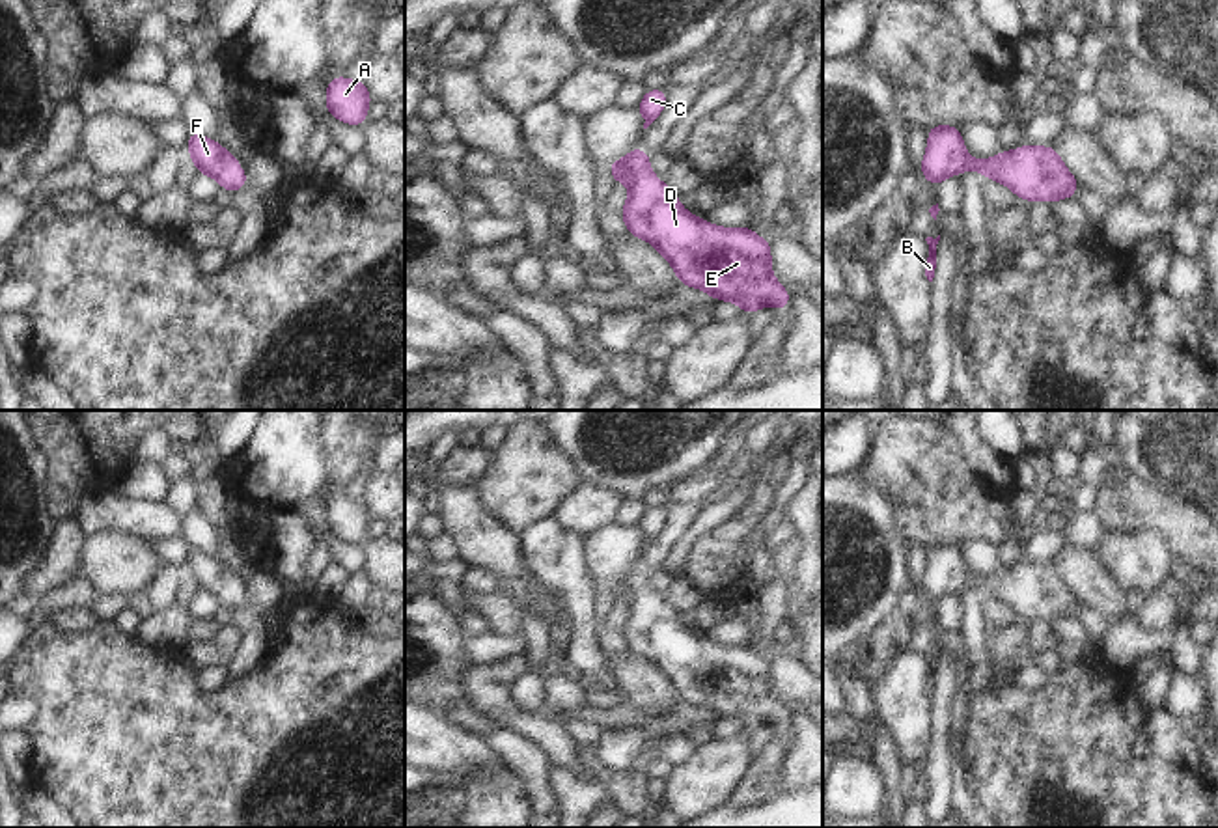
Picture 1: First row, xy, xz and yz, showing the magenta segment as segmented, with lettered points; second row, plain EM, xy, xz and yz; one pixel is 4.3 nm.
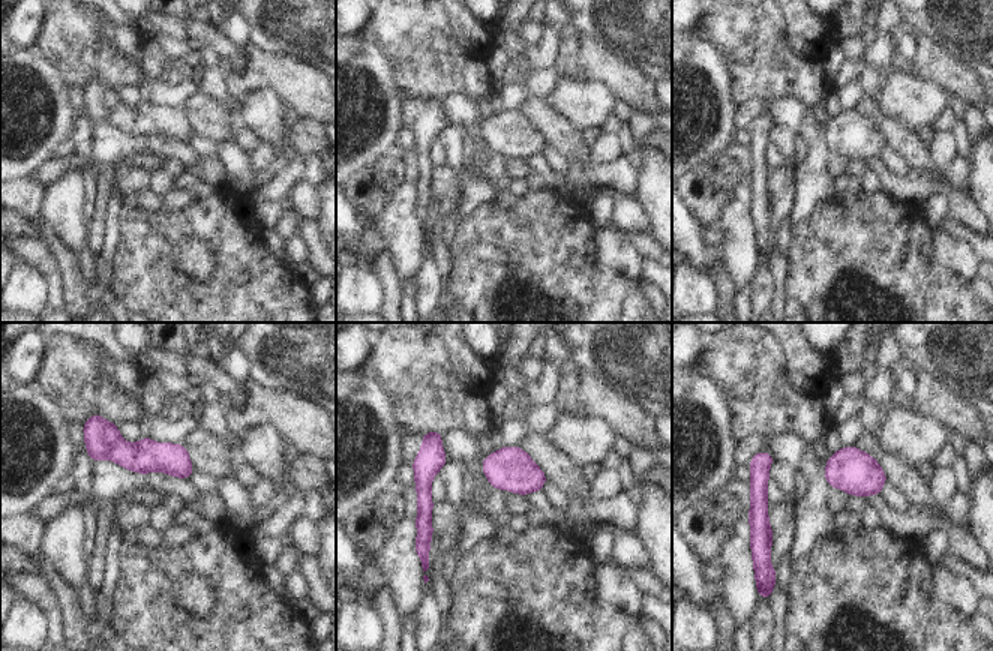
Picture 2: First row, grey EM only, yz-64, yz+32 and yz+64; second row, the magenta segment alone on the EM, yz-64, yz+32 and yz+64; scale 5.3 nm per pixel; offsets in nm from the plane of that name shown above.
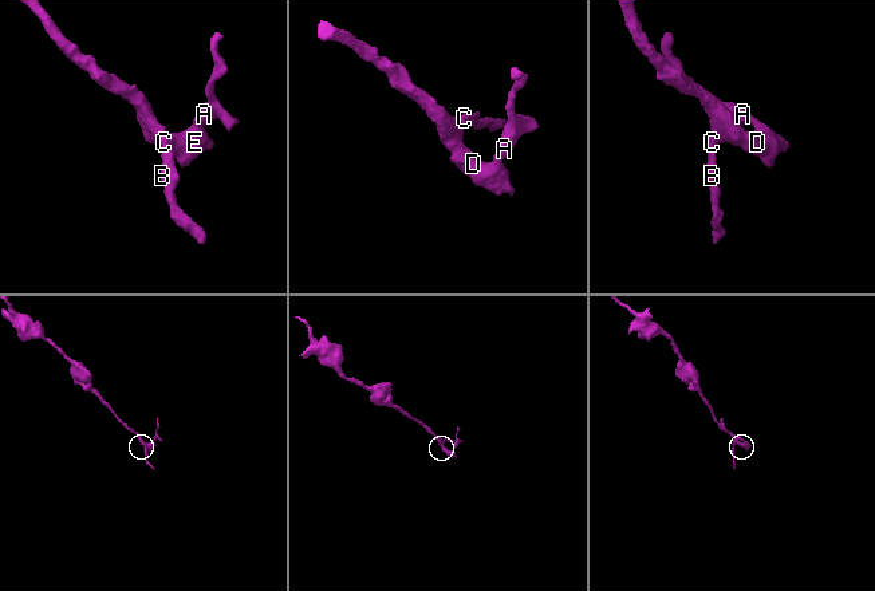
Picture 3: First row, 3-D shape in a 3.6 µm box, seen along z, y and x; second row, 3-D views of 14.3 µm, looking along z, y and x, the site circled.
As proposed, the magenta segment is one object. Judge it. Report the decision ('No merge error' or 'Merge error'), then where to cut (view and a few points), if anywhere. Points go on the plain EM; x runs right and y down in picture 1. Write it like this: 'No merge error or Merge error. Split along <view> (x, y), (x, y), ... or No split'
No merge error. No split

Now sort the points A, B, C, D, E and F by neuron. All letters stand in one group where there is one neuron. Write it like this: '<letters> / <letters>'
A B C D E F

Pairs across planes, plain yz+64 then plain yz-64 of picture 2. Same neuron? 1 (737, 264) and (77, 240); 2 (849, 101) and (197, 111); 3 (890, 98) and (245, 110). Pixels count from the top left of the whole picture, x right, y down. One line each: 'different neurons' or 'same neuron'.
1: same neuron
2: different neurons
3: same neuron

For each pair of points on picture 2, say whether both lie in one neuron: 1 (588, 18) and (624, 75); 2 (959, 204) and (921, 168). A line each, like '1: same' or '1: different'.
1: different
2: different

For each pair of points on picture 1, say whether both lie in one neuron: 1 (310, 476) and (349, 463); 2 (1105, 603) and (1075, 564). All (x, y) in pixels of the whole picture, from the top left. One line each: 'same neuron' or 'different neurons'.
1: different neurons
2: same neuron

